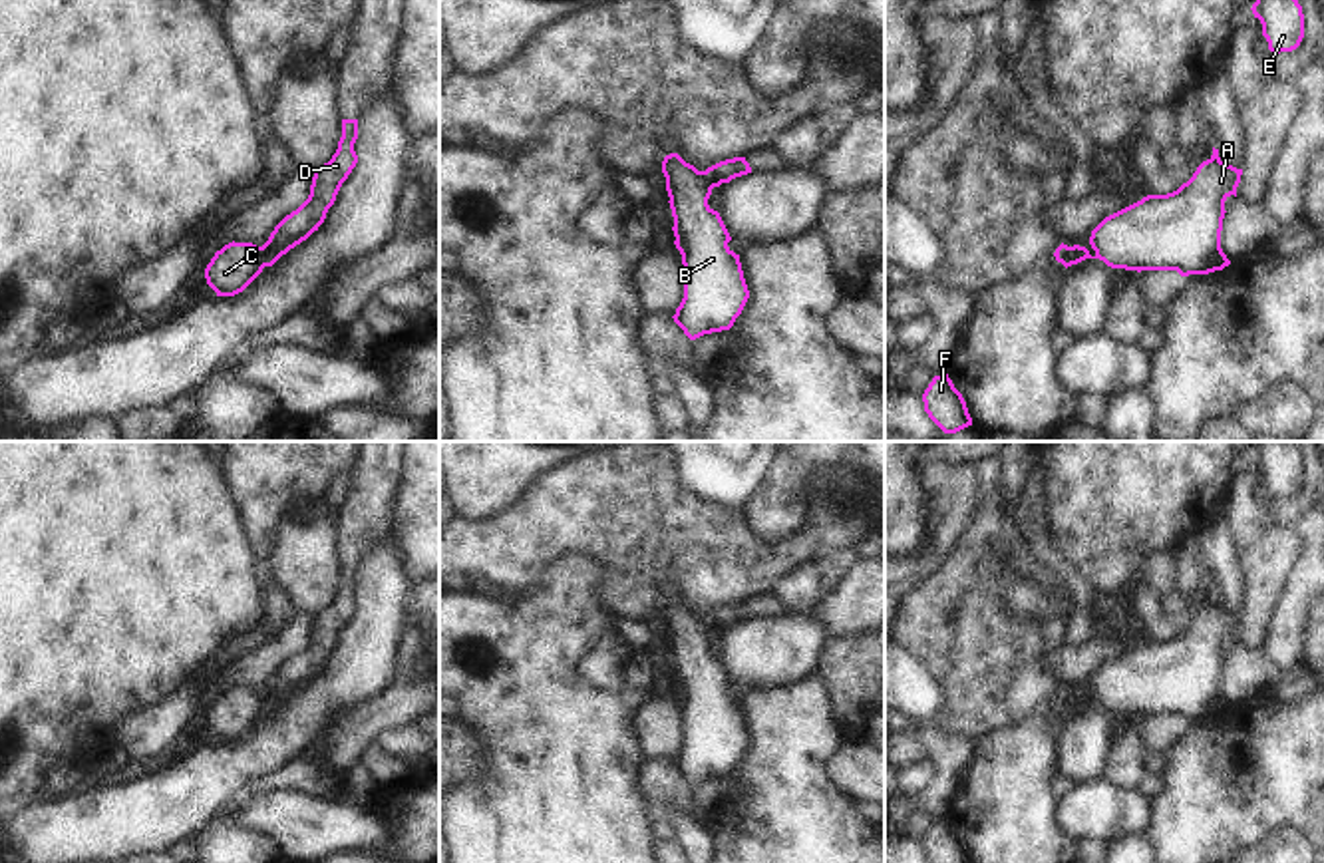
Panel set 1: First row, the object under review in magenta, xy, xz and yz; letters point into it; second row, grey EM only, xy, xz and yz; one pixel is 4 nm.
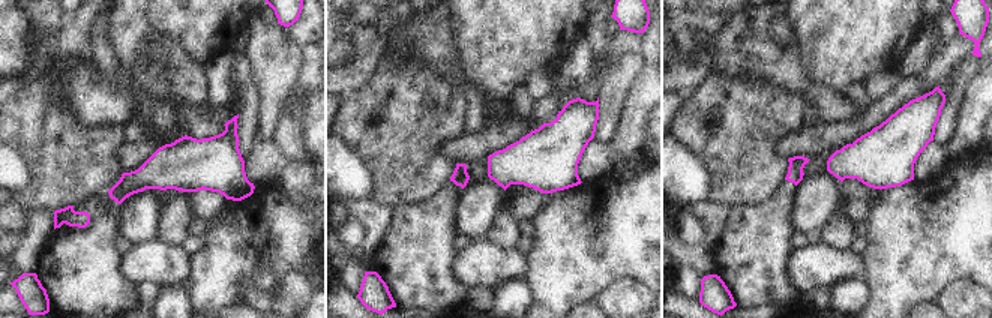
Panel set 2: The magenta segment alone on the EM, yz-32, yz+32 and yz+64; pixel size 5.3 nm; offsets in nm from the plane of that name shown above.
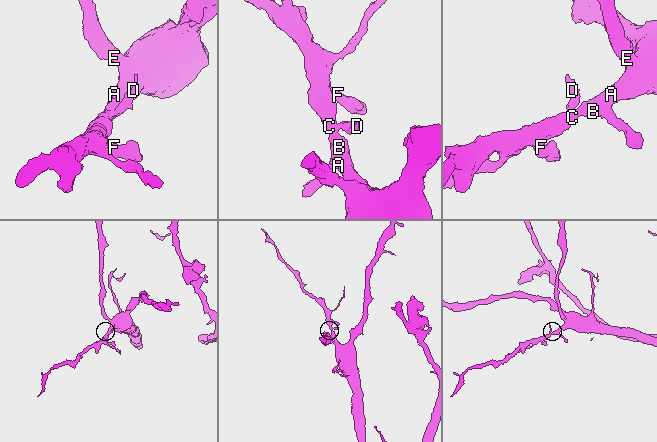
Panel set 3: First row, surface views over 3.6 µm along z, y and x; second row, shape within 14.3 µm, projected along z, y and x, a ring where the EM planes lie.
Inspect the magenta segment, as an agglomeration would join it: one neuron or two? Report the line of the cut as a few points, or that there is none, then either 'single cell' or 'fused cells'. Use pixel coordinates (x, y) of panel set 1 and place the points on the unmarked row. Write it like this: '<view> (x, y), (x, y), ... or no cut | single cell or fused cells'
yz (1070, 692), (1064, 710) | fused cells

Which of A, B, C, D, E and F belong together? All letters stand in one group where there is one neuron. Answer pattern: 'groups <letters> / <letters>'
groups A B C E F / D

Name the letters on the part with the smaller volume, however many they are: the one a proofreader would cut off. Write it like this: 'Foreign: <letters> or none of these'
Foreign: D

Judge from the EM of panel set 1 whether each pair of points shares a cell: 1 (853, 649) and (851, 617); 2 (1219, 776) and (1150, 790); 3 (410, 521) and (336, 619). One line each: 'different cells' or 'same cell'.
1: different cells
2: different cells
3: different cells

